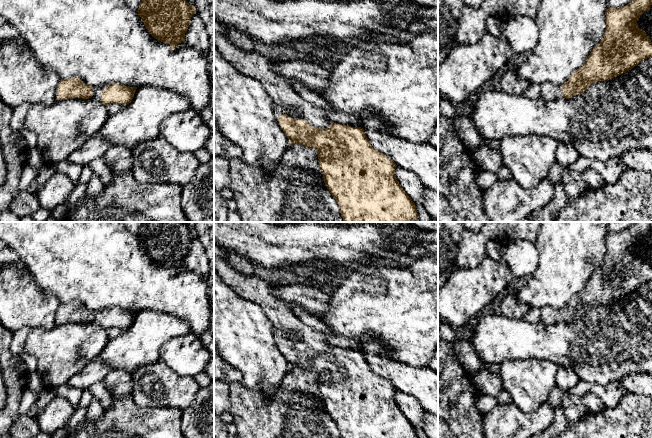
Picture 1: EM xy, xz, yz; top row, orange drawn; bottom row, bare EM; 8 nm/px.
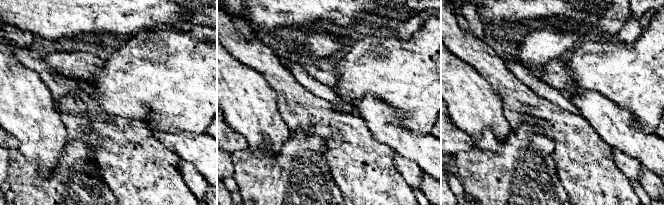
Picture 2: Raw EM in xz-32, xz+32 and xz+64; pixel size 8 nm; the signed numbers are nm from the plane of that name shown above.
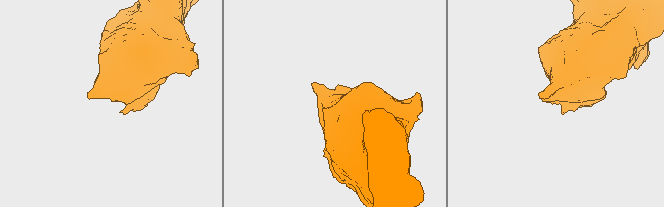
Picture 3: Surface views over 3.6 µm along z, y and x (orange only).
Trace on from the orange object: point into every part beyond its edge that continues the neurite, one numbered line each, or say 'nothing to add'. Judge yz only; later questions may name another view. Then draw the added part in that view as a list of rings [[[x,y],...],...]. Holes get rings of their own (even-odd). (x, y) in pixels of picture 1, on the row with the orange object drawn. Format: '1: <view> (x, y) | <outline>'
1: yz (549, 92) | [[[541,84],[541,96],[544,101],[551,101],[558,97],[563,97],[561,87],[552,84]]]

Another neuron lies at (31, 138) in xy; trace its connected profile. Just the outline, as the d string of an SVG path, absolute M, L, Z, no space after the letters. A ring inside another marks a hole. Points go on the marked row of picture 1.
M26 127L22 128L20 132L26 140L28 147L35 148L38 141L37 135L33 131L27 129Z

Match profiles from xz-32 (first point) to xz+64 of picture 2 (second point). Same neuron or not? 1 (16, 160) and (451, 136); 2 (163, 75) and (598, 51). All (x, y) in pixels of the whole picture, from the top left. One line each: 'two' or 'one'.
1: two
2: one

